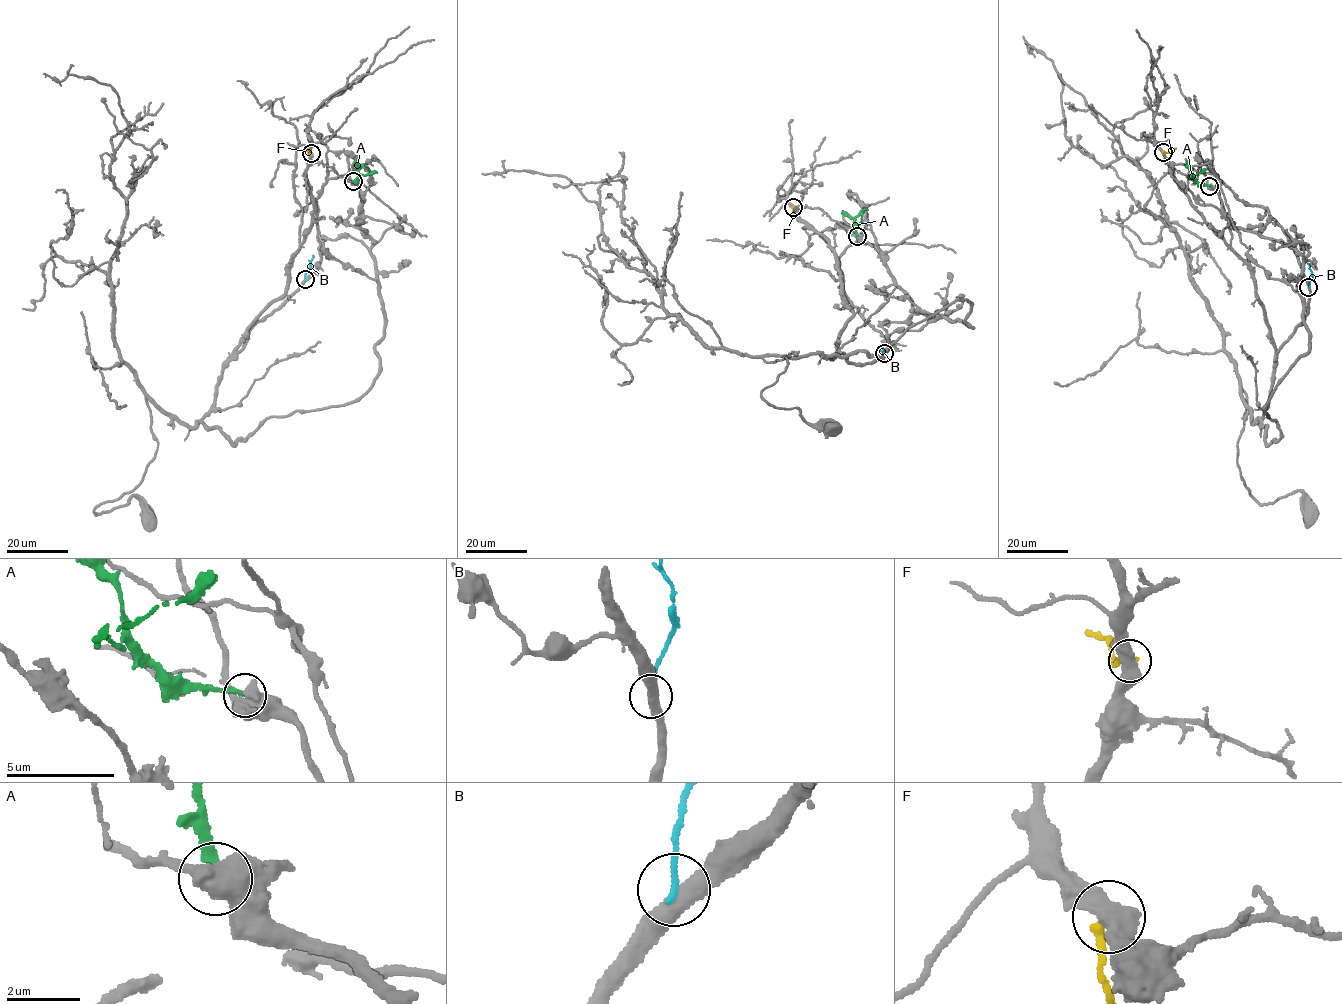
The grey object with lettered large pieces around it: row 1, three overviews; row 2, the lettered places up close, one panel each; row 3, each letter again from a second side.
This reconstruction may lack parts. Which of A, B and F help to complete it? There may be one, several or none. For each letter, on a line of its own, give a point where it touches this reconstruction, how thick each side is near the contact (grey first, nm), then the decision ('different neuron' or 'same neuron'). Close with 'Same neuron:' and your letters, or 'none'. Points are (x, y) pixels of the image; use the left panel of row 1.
A: (353, 181) | 650/260 nm | different neuron
B: (305, 279) | 440/170 nm | different neuron
F: (311, 153) | 500/240 nm | different neuron
Same neuron: none

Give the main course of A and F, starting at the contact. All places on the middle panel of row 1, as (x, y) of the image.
A: (857, 236), (854, 220), (863, 210), (857, 228)
F: (793, 207), (791, 221)

